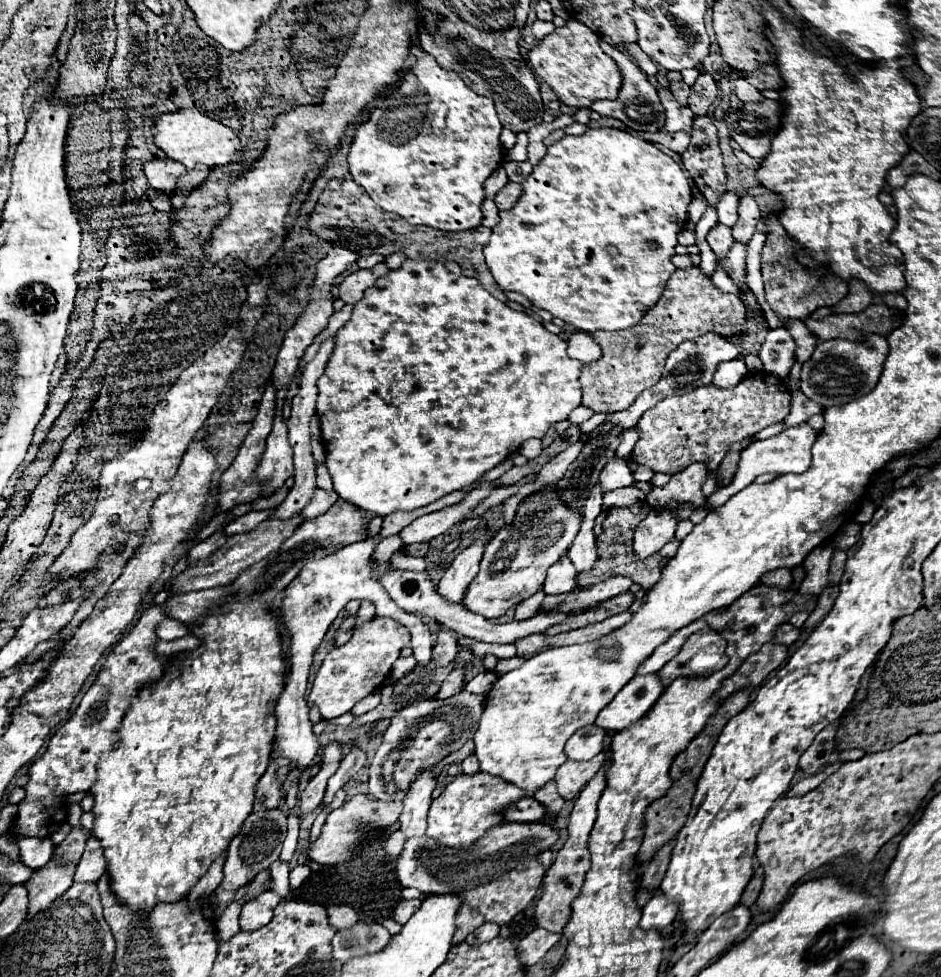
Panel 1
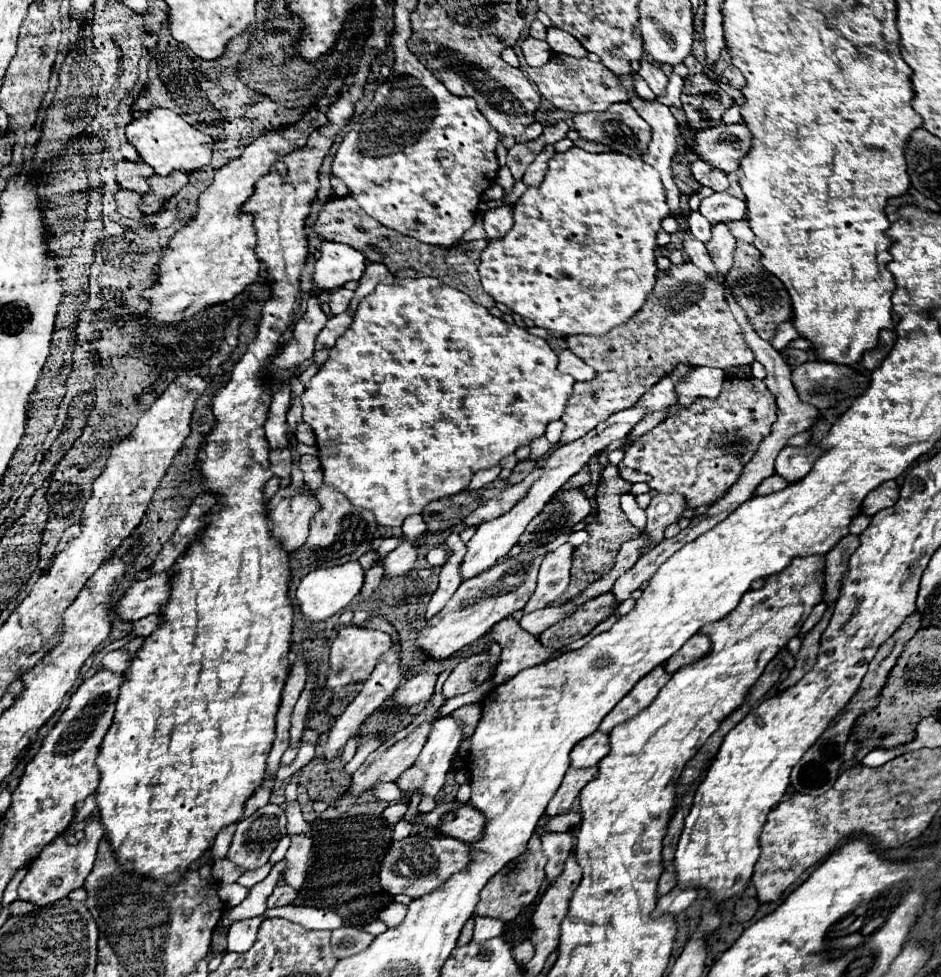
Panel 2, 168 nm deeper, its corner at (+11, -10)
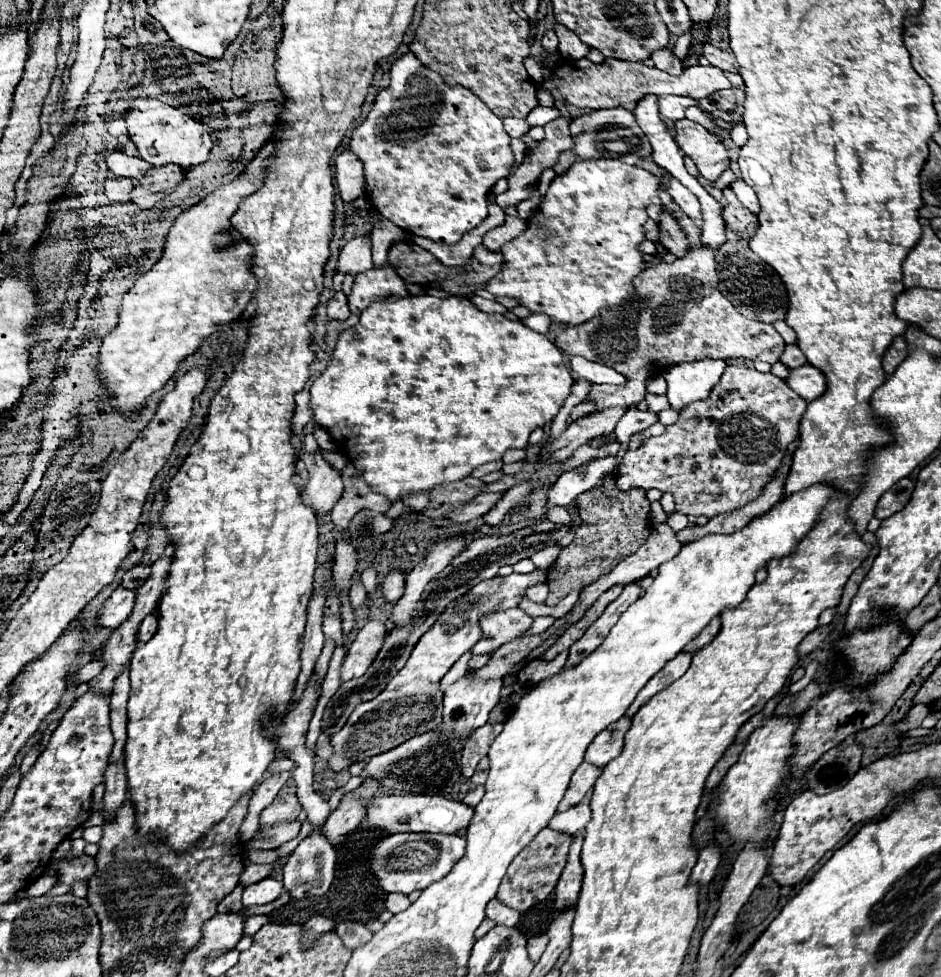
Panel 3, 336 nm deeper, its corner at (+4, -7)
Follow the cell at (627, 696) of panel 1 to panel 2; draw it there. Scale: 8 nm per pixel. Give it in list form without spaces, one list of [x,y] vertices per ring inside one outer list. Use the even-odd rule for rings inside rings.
[[[657,666],[653,672],[649,672],[649,676],[641,678],[641,682],[637,682],[635,688],[603,718],[599,730],[609,734],[617,724],[637,716],[643,708],[647,708],[653,702],[653,698],[669,680],[671,680],[671,674],[665,672],[663,666]]]

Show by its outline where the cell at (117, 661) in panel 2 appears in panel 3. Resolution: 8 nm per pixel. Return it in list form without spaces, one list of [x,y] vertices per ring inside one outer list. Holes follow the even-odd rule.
[[[94,659],[94,661],[90,661],[88,665],[84,665],[84,667],[78,671],[78,683],[94,679],[104,667],[106,667],[106,663],[104,663],[102,659]]]

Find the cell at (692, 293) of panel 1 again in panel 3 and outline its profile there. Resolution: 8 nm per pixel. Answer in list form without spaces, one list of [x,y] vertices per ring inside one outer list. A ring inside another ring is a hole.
[[[702,247],[696,251],[688,251],[674,263],[658,263],[656,267],[644,269],[640,277],[636,277],[636,297],[620,305],[620,309],[610,309],[608,313],[600,313],[600,319],[588,321],[584,325],[568,327],[556,337],[556,345],[568,355],[582,355],[588,361],[596,361],[608,365],[626,377],[624,385],[591,384],[590,393],[586,395],[586,403],[594,405],[594,411],[606,407],[636,407],[646,395],[646,381],[668,371],[676,363],[700,361],[700,359],[750,359],[750,361],[766,361],[776,363],[786,347],[780,333],[772,324],[760,323],[746,319],[728,297],[720,291],[718,281],[718,249],[720,247]]]

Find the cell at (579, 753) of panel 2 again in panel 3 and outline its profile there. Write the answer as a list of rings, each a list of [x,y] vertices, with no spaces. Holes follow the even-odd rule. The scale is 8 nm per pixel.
[[[620,717],[618,721],[610,723],[588,745],[584,759],[588,763],[592,763],[592,765],[598,765],[598,767],[608,765],[612,759],[616,759],[622,753],[624,733],[628,731],[628,727],[630,727],[630,719],[628,717]]]

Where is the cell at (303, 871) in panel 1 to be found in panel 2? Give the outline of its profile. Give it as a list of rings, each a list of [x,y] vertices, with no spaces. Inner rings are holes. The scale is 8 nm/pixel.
[[[277,884],[277,888],[273,890],[273,894],[269,896],[267,900],[267,906],[269,908],[275,908],[275,906],[287,906],[295,900],[297,892],[291,888],[291,886],[285,886],[285,884]]]

